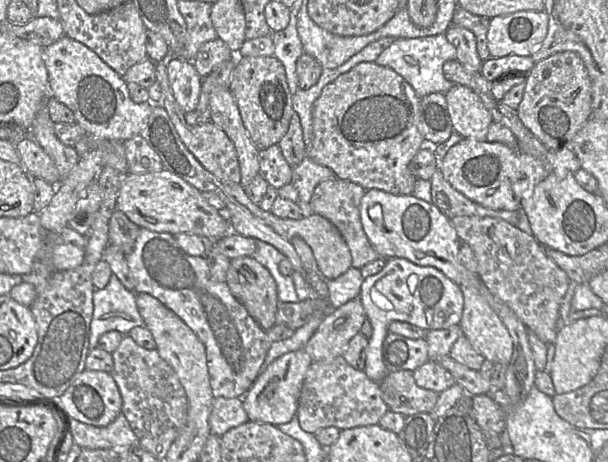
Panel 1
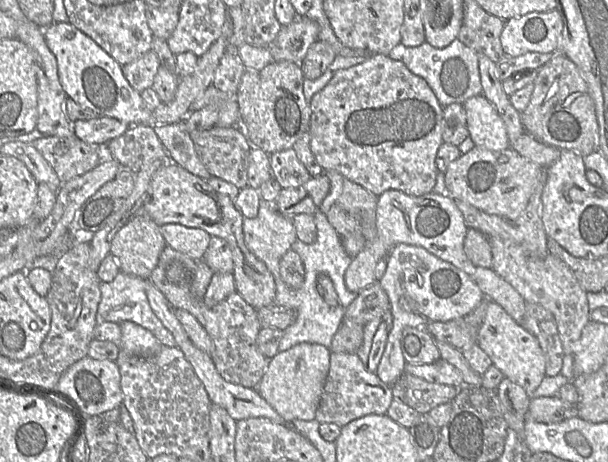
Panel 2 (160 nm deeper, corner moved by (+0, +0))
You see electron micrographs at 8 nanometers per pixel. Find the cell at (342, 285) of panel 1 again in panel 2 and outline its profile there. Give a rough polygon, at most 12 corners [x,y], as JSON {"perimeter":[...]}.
{"perimeter":[[316,211],[315,241],[291,250],[312,264],[313,278],[329,277],[339,305],[358,294],[344,281],[352,258],[325,214]]}

